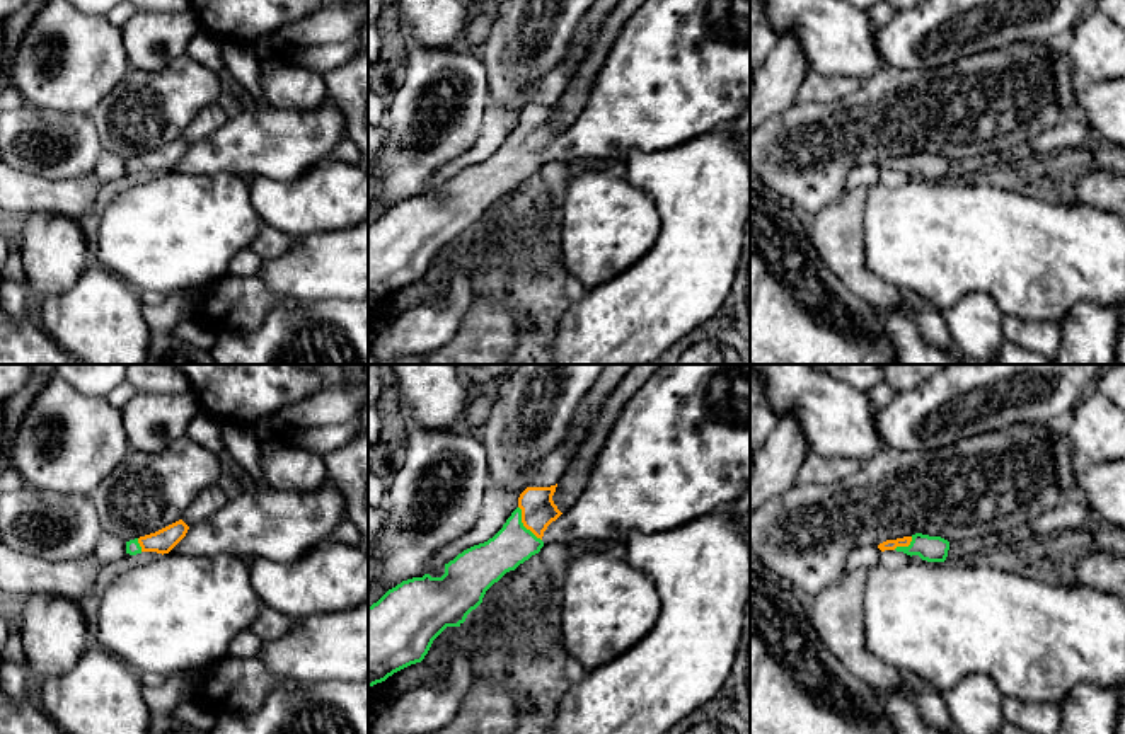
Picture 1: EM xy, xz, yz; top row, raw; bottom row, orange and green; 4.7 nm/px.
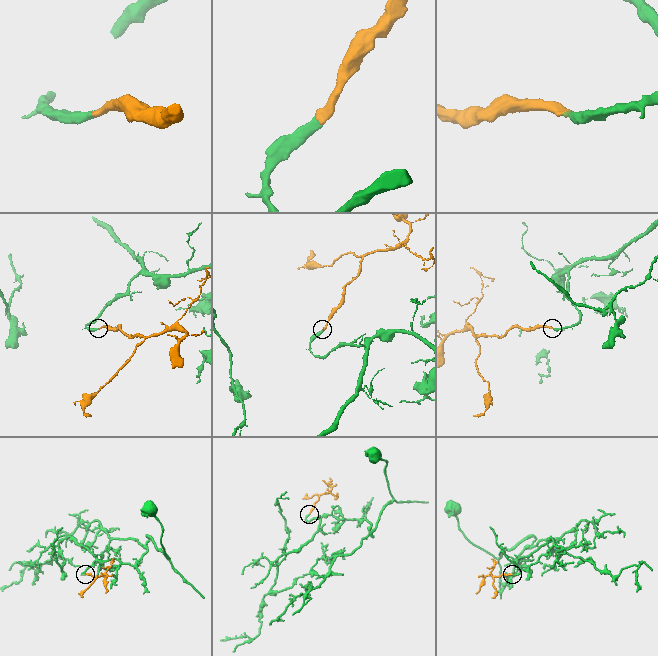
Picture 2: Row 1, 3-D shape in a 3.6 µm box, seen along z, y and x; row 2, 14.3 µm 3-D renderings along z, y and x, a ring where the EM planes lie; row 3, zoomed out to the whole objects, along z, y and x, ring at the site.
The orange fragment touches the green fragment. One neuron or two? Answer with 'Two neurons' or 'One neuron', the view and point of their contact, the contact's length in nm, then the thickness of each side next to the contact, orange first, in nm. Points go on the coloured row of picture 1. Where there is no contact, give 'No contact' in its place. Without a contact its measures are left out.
One neuron. Touches orange at xz (524, 525). Shared border 200 nm. Thickness 160 nm (orange) against 190 nm

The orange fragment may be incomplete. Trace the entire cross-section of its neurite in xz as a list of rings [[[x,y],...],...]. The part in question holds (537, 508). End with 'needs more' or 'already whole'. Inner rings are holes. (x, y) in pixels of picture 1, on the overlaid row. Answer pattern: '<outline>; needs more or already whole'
[[[556,485],[527,487],[518,497],[518,507],[503,528],[488,542],[474,545],[445,564],[441,577],[412,577],[389,589],[377,603],[368,606],[368,686],[385,681],[394,673],[421,662],[433,640],[447,627],[460,627],[476,610],[486,591],[506,572],[539,553],[547,526],[562,513],[552,501]]]; needs more

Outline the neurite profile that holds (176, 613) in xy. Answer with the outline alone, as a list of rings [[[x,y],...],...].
[[[164,553],[159,559],[131,565],[119,574],[99,598],[97,640],[101,649],[140,673],[162,676],[206,669],[228,654],[230,640],[251,630],[264,603],[251,582],[249,564],[237,555],[196,557]]]

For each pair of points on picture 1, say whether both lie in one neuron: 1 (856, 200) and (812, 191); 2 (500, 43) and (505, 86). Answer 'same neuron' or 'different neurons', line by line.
1: different neurons
2: same neuron

